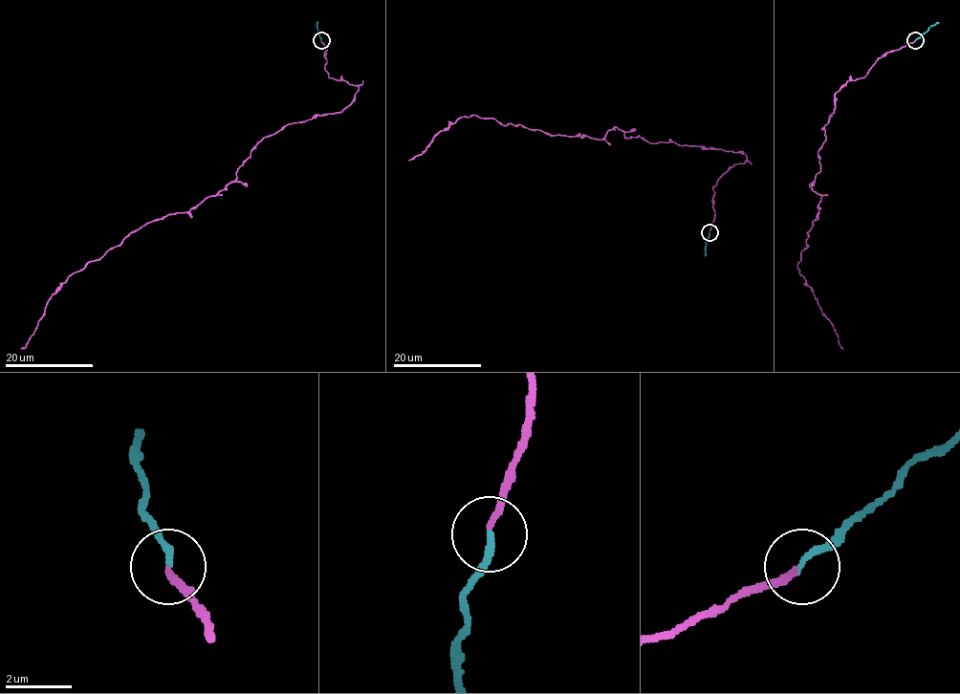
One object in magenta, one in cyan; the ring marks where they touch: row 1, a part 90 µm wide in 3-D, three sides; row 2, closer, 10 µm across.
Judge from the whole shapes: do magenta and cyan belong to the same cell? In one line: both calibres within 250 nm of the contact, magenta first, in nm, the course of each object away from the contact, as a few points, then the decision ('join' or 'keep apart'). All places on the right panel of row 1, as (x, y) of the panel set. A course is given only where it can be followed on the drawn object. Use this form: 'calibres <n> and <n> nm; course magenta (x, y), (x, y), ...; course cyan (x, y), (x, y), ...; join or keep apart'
calibres 200 and 200 nm; course magenta (915, 41), (884, 53), (835, 95), (818, 151), (819, 171), (810, 184), (822, 195), (799, 270), (843, 348); course cyan (915, 41), (938, 22); join

